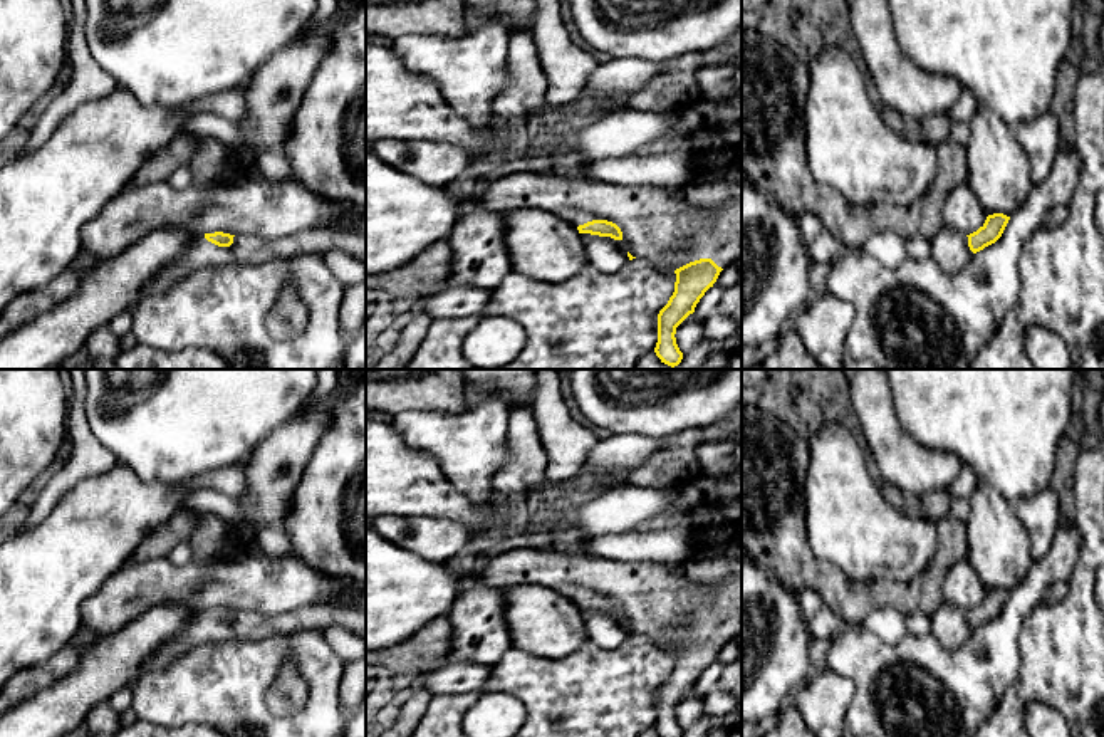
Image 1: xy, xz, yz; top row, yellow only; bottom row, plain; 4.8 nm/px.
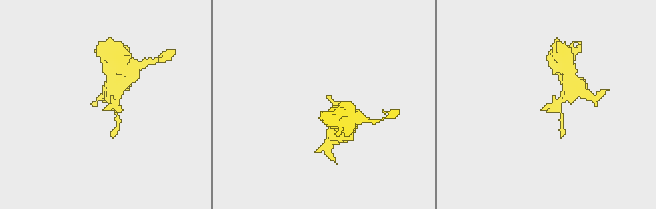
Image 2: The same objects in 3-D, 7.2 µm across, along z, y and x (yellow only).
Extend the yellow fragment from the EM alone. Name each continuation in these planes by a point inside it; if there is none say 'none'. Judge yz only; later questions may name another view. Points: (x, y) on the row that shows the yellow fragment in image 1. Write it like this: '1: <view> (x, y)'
1: yz (950, 249)

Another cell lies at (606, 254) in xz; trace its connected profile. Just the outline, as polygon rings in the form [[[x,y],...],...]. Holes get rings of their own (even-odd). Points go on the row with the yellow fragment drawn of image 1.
[[[581,233],[589,264],[604,274],[617,272],[628,260],[628,248],[622,240]]]

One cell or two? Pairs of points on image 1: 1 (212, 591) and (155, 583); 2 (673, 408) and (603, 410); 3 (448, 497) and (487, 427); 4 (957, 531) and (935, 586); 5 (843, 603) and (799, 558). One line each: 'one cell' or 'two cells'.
1: one cell
2: one cell
3: two cells
4: one cell
5: one cell

